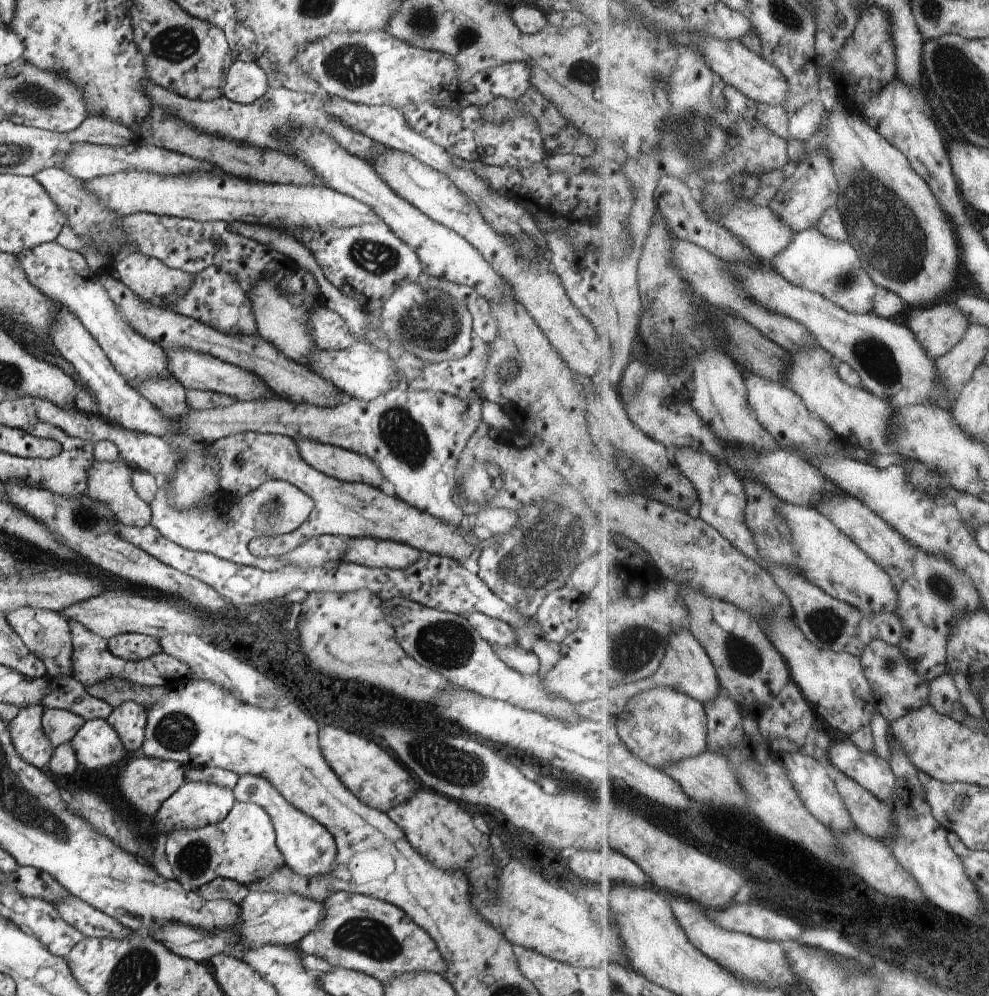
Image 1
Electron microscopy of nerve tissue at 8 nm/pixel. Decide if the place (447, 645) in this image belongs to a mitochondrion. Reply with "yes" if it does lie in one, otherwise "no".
yes

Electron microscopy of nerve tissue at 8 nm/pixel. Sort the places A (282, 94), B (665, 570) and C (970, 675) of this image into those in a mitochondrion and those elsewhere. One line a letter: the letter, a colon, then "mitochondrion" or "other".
A: other
B: other
C: other

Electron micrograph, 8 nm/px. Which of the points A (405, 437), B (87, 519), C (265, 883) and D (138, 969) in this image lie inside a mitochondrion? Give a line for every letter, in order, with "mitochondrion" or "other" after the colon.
A: mitochondrion
B: mitochondrion
C: other
D: mitochondrion

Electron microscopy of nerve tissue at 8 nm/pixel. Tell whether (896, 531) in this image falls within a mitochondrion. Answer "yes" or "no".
no

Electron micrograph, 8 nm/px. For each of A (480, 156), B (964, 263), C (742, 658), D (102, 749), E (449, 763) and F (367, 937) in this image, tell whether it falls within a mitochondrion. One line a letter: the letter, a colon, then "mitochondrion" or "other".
A: other
B: other
C: mitochondrion
D: other
E: mitochondrion
F: mitochondrion

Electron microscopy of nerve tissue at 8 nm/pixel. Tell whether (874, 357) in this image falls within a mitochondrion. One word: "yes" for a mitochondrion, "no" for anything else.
yes

